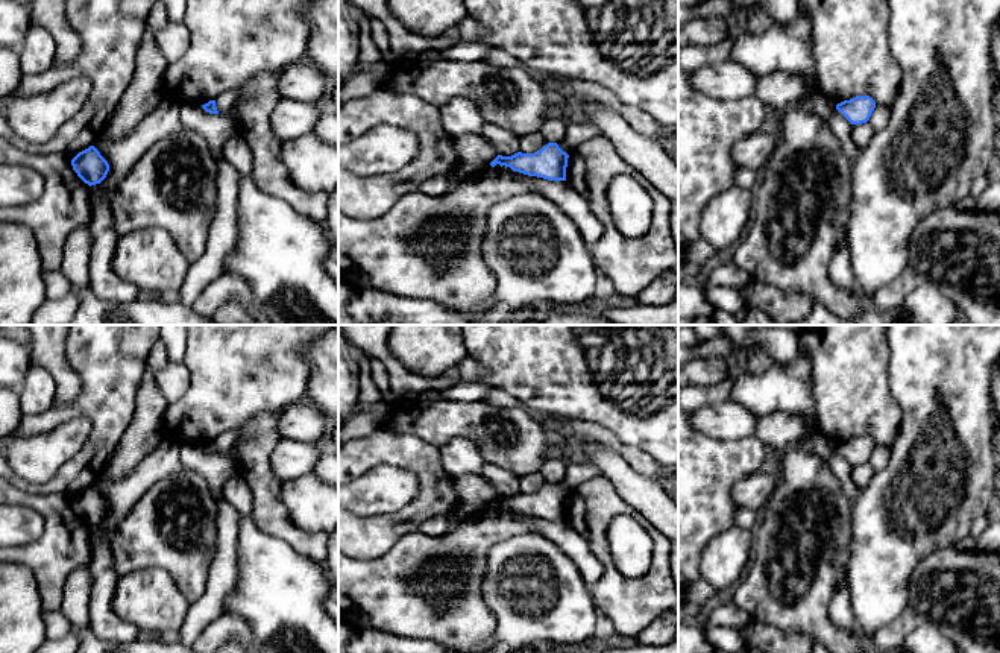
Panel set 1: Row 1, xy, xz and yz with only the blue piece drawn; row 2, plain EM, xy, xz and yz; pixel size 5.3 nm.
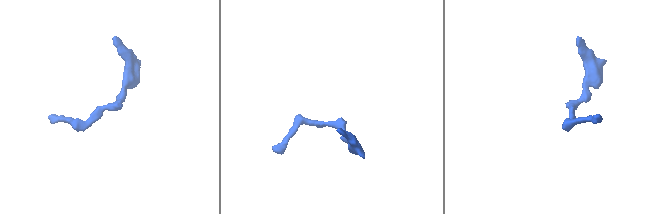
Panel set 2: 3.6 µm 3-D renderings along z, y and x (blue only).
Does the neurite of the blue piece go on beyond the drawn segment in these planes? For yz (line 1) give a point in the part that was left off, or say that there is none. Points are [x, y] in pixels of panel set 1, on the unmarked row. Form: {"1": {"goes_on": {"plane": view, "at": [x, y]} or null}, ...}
{"1": {"goes_on": null}}

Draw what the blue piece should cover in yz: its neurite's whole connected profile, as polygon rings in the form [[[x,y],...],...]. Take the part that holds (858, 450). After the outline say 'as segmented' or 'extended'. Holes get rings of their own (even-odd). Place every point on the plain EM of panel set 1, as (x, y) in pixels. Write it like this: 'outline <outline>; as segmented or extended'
outline [[[856,436],[836,445],[836,450],[851,463],[866,463],[876,448],[876,442],[869,436]]]; as segmented

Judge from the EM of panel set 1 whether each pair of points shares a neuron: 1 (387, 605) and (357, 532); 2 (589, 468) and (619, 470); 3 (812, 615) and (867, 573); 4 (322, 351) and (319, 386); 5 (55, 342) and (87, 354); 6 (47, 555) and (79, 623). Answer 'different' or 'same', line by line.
1: different
2: different
3: different
4: same
5: different
6: different

